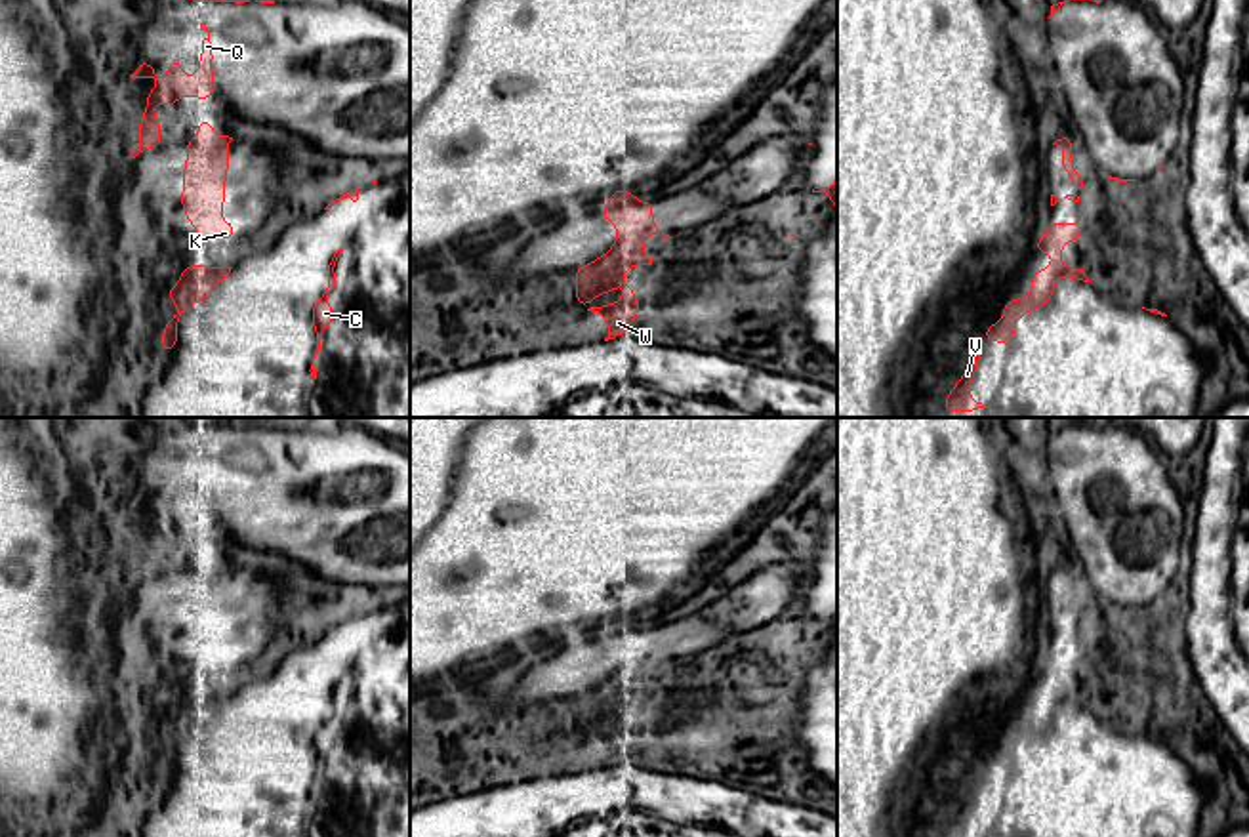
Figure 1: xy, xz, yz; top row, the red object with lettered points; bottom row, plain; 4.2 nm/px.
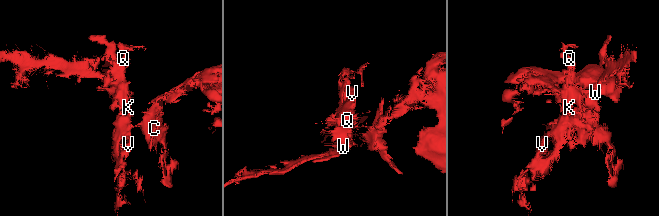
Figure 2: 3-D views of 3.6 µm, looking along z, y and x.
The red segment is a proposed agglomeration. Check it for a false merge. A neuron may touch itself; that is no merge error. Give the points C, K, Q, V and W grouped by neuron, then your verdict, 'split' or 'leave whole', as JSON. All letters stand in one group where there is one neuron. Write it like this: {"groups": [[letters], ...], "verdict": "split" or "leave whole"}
{"groups": [["C", "K", "Q", "V", "W"]], "verdict": "leave whole"}

